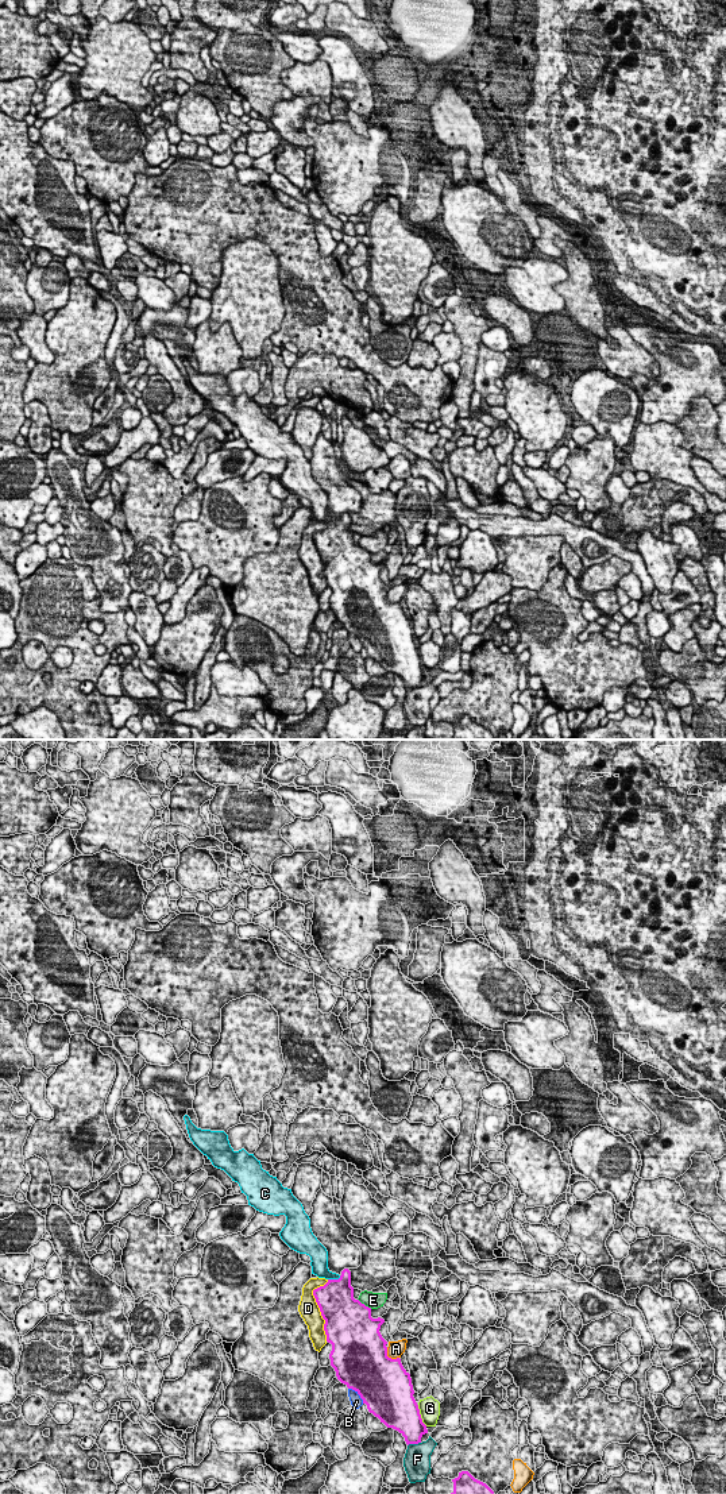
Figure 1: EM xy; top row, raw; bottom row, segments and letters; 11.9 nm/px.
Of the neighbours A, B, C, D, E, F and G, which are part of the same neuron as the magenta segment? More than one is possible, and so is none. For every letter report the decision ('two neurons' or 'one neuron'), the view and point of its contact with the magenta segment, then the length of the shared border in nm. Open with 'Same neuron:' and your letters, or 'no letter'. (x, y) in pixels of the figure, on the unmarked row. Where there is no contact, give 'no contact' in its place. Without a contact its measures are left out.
Same neuron: C
A: two neurons | xy (387, 601) | 200 nm
B: two neurons | xy (358, 637) | 260 nm
C: one neuron | xy (333, 524) | 170 nm
D: two neurons | xy (319, 551) | 750 nm
E: two neurons | xy (363, 548) | 220 nm
F: two neurons | xy (413, 687) | 170 nm
G: two neurons | xy (420, 660) | 280 nm

